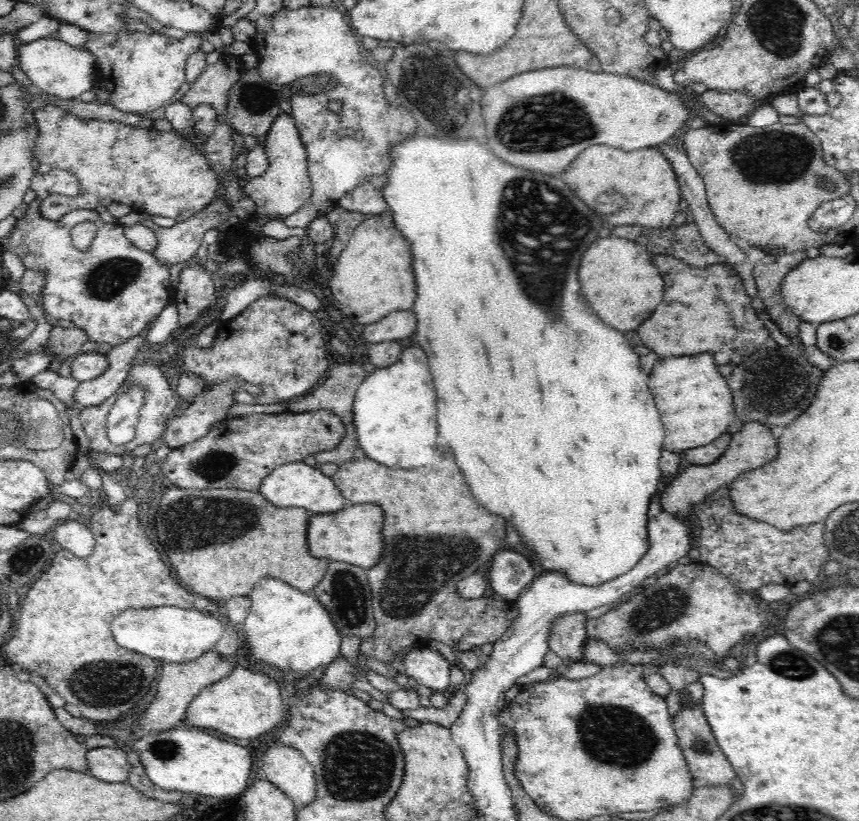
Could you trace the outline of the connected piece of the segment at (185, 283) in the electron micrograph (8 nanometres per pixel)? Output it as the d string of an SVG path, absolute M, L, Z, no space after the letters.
M197 261L191 267L182 269L175 300L178 307L178 326L195 323L202 314L214 307L217 296L211 268Z

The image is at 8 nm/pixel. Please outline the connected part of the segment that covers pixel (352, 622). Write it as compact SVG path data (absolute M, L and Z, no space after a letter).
M331 561L323 580L311 594L314 594L318 602L328 611L334 627L340 631L340 636L359 636L365 639L373 635L376 630L376 620L366 569L349 563Z

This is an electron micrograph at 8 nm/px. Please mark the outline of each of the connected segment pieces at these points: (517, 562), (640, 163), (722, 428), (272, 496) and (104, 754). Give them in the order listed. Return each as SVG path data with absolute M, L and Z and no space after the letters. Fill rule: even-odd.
M514 550L498 552L493 559L494 563L488 572L489 593L497 599L517 602L526 586L537 576L532 562Z
M590 146L582 154L578 154L578 158L558 178L568 184L576 192L576 196L590 208L598 206L596 194L622 194L626 204L618 212L602 216L614 226L626 224L666 229L674 221L682 200L677 174L672 170L668 159L655 148L624 152L612 146Z
M712 354L680 355L660 360L650 373L648 386L653 394L665 430L663 448L676 453L693 449L712 442L729 429L735 418L735 404L726 378L718 370Z
M304 461L290 462L274 469L259 488L259 493L274 506L282 508L298 506L306 509L310 514L335 513L350 504L344 495L337 489L332 477L320 471L320 465L310 466Z
M123 746L92 748L86 753L88 772L104 782L127 782L130 763Z

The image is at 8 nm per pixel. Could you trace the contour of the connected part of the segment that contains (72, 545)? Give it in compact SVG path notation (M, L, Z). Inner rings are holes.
M66 520L58 524L50 537L79 558L88 558L95 547L93 532L78 520Z

